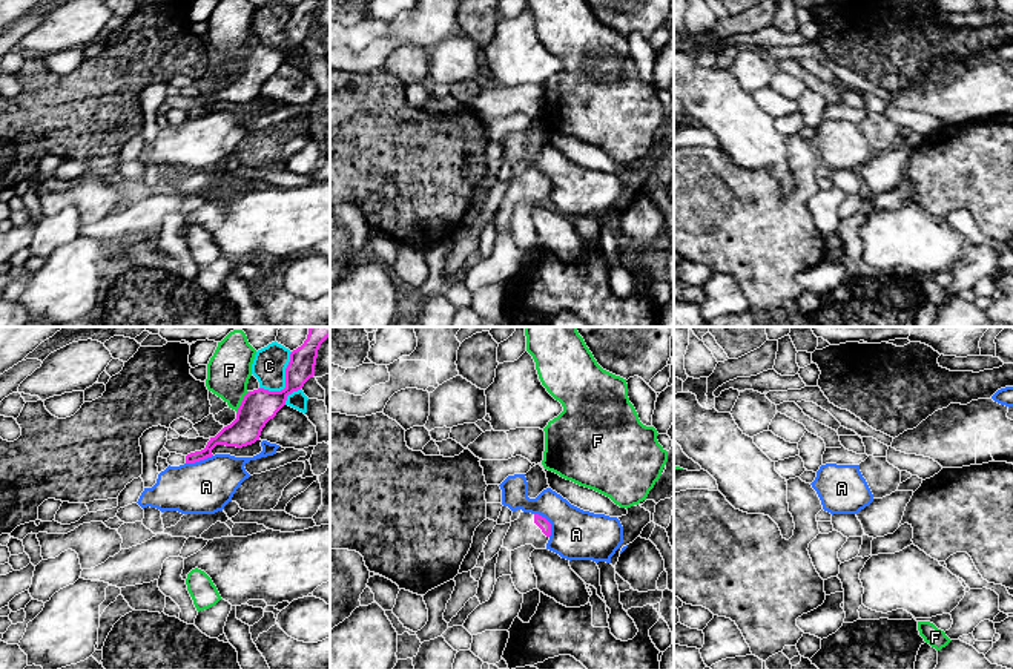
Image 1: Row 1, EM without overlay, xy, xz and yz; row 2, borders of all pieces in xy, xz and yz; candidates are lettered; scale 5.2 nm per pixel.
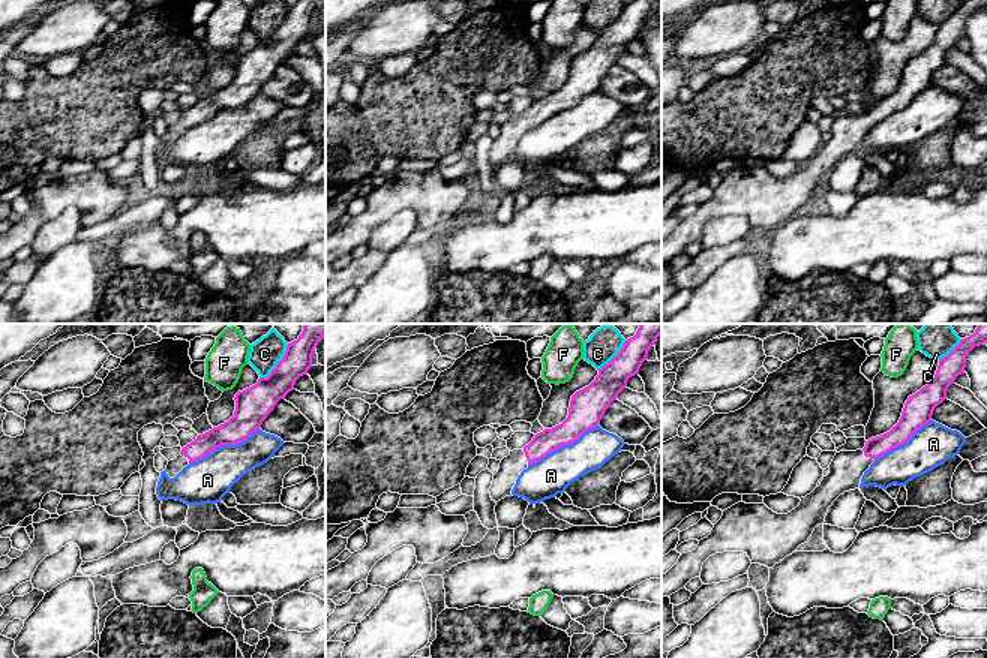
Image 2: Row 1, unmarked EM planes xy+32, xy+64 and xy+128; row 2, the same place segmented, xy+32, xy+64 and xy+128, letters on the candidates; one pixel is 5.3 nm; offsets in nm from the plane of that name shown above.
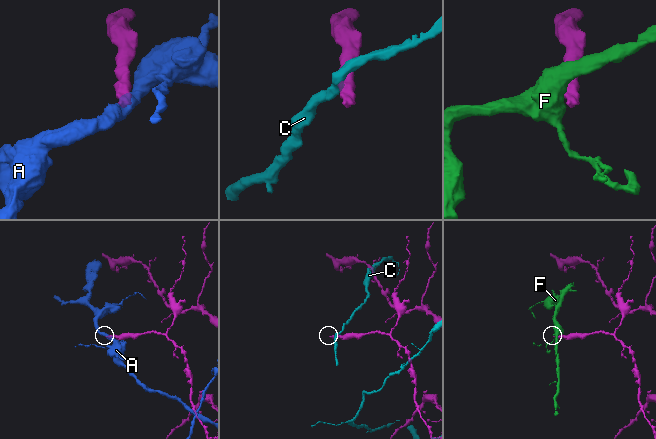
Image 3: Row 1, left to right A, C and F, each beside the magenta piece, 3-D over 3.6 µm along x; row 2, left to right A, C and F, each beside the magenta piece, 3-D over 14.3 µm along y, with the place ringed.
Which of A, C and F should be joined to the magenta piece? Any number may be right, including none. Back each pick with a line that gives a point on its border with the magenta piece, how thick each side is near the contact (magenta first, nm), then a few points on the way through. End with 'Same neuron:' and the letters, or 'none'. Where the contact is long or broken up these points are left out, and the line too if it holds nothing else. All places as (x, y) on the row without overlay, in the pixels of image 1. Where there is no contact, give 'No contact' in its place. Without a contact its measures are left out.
Same neuron: none

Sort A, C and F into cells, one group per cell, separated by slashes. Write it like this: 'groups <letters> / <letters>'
groups A / C / F

